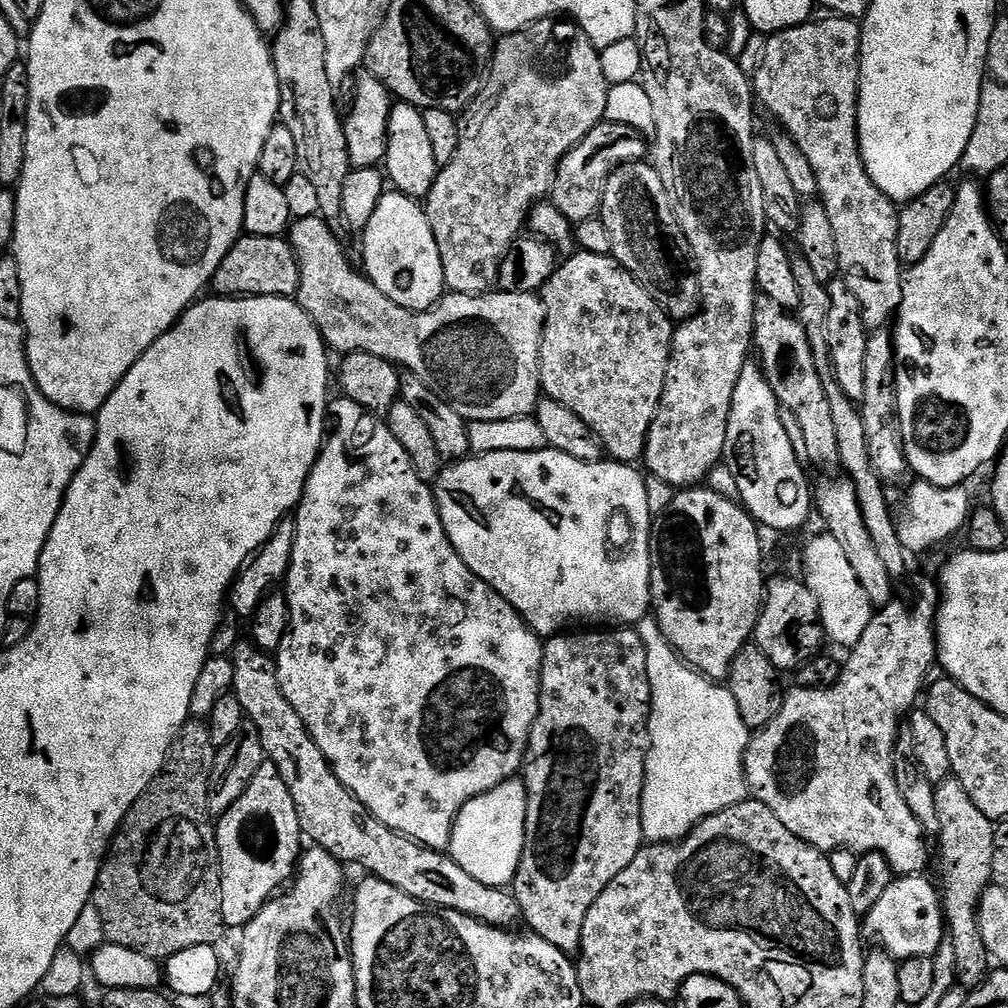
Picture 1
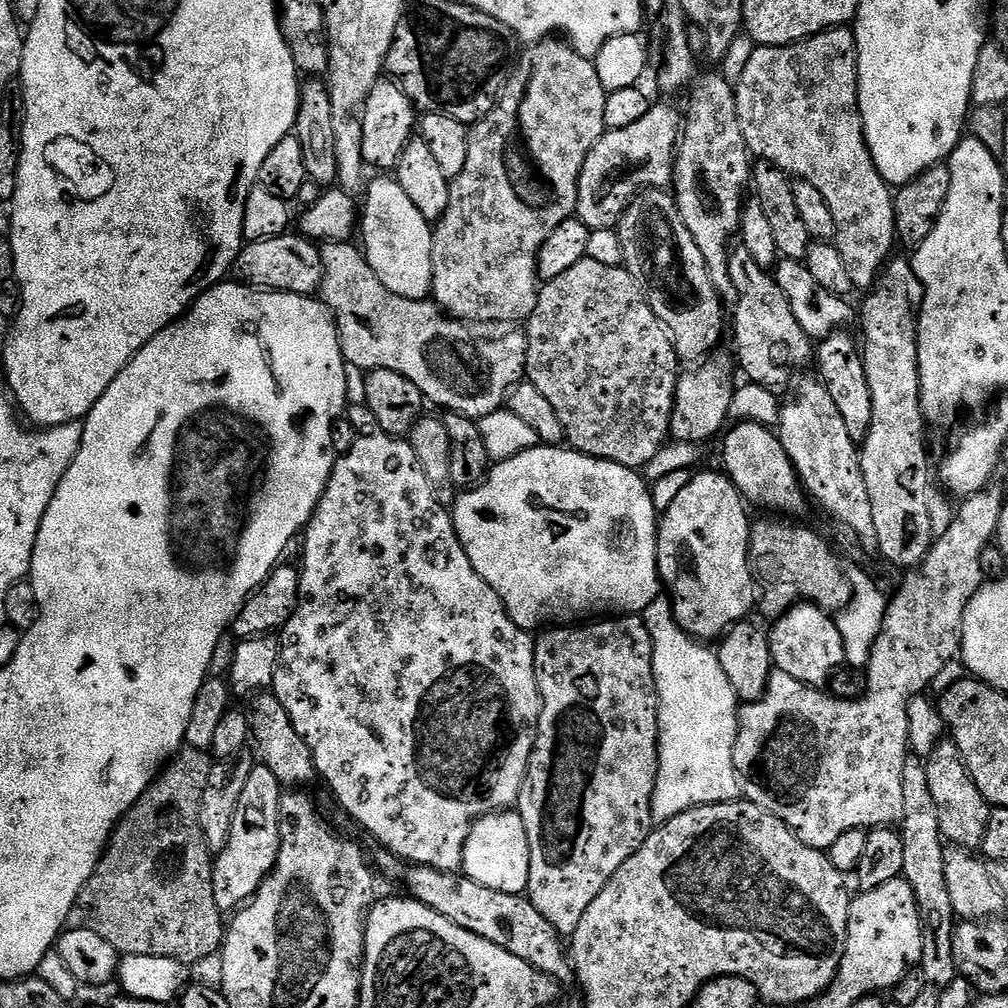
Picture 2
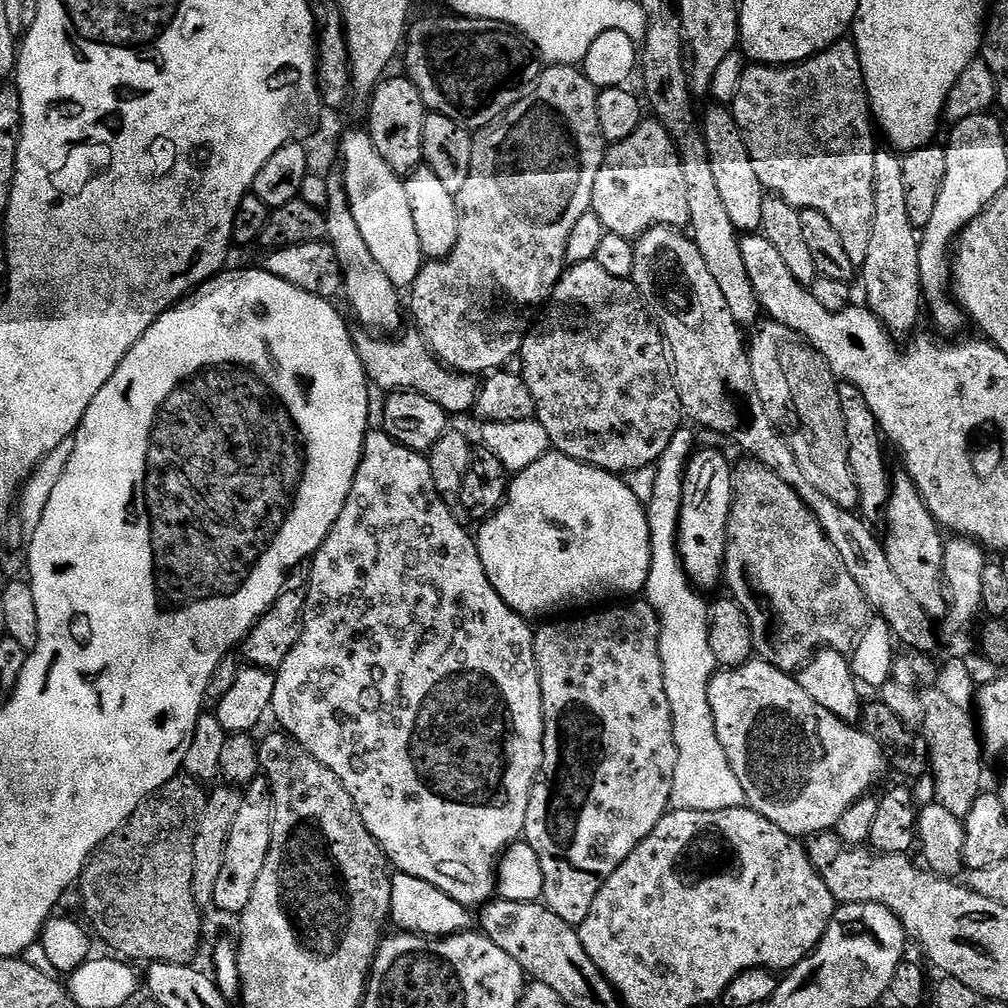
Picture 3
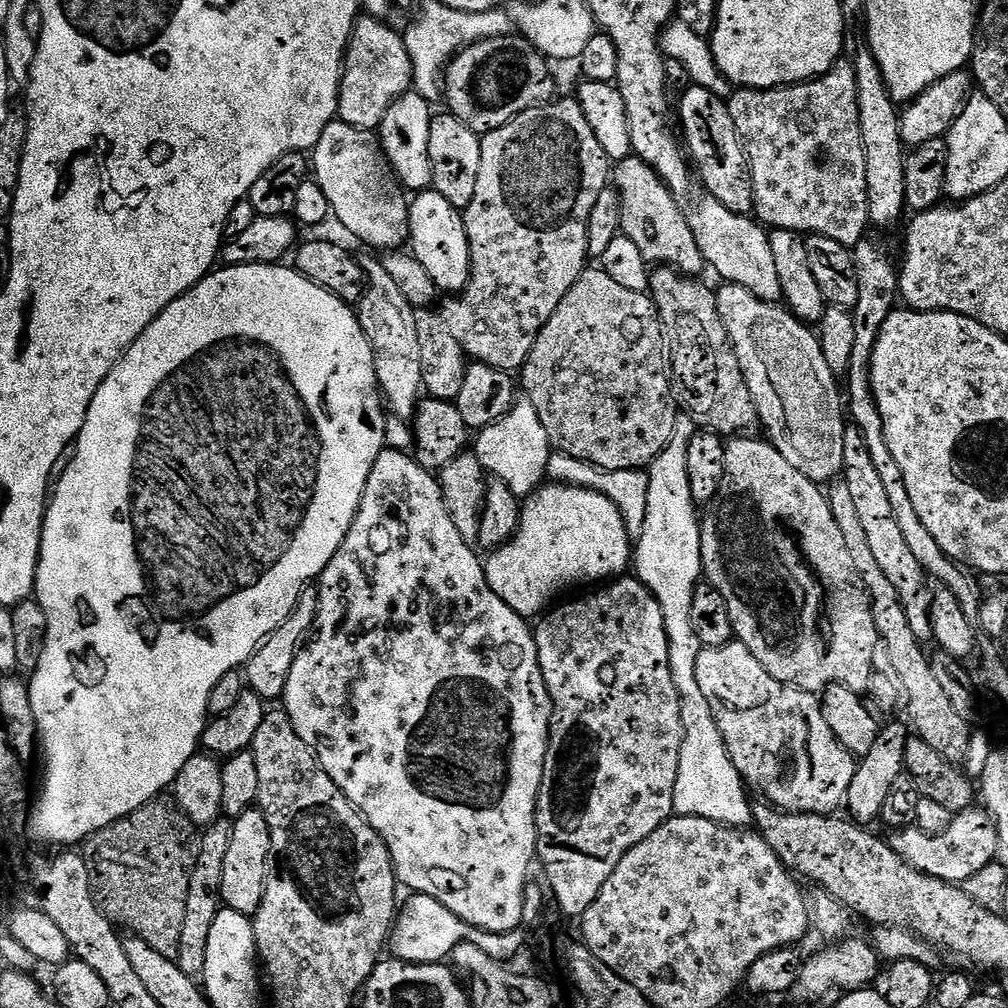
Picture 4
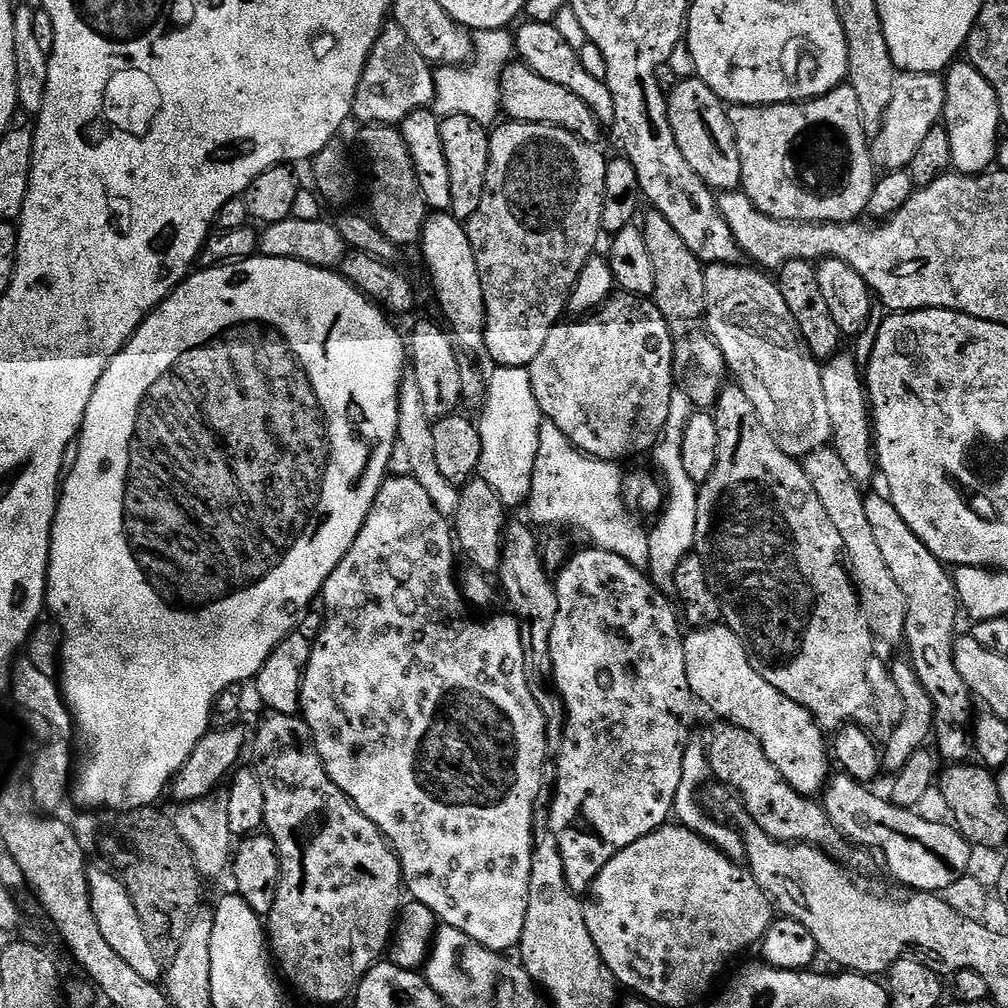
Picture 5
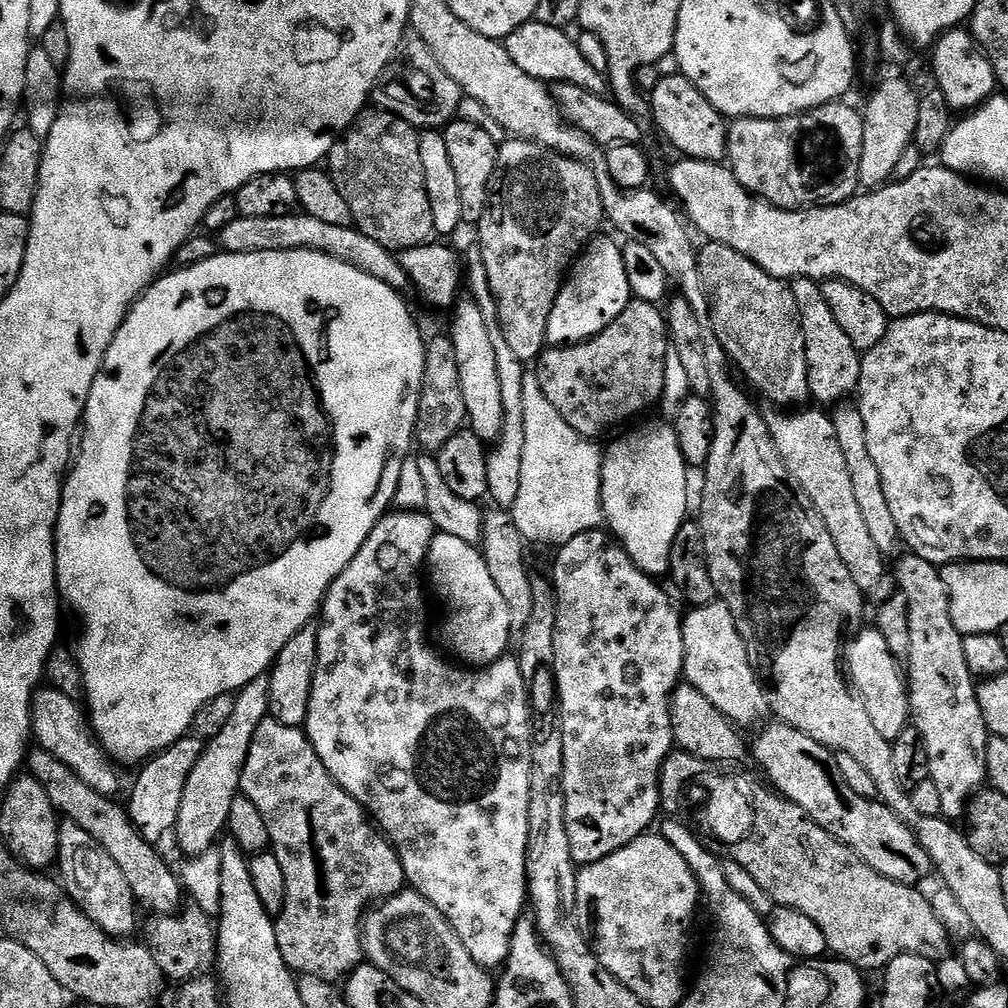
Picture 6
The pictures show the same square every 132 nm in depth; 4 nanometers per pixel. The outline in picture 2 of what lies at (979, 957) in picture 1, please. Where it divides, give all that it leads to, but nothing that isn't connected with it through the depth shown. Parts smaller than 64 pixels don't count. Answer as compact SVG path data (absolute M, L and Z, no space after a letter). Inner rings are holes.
M951 738L941 740L934 754L927 757L926 763L926 778L930 782L930 791L938 809L938 826L945 841L965 850L979 849L984 842L986 822L990 822L992 808L982 790L974 786L958 746Z

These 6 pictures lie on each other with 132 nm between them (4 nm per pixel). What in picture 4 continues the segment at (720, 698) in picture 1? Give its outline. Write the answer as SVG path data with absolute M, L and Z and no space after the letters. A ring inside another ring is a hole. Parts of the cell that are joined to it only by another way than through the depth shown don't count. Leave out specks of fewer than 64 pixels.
M680 414L676 417L676 425L674 426L674 434L670 438L670 442L666 446L666 450L662 450L662 454L658 454L658 458L648 465L646 471L648 481L650 482L650 495L646 497L646 526L642 526L642 534L638 537L634 544L634 572L635 575L646 585L652 592L652 596L662 606L662 618L666 622L666 634L668 635L668 649L670 650L670 670L674 678L674 686L680 695L680 709L682 710L682 726L684 727L684 741L682 742L682 754L680 755L680 765L678 766L678 782L674 786L674 806L673 813L678 816L697 816L698 818L706 818L713 820L719 824L726 824L729 828L748 828L753 823L752 805L753 801L748 800L750 795L749 789L746 787L745 781L741 780L738 770L734 766L734 762L728 753L726 742L722 738L722 734L718 730L718 722L714 722L714 714L710 710L710 702L706 702L705 696L702 695L702 689L698 686L698 674L696 673L696 663L698 662L698 654L702 647L698 634L694 634L694 622L690 622L690 606L694 606L694 590L696 585L701 583L703 573L702 554L700 553L700 530L701 517L697 514L698 505L692 491L690 490L690 474L686 470L686 454L690 450L690 442L696 436L698 426L693 422L692 417L687 414Z

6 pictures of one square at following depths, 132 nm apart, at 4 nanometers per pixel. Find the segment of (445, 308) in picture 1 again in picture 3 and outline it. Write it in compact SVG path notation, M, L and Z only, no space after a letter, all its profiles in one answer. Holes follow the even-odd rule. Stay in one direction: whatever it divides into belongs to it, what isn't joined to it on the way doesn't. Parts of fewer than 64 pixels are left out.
M409 330L405 336L397 335L395 338L377 338L372 334L364 334L356 340L356 349L364 367L364 373L369 381L380 388L387 390L411 390L420 392L430 402L438 402L445 412L471 413L476 404L478 384L471 375L462 372L453 372L444 367L428 350L424 337L415 330ZM376 339L376 340L375 340ZM396 339L397 340L392 340Z

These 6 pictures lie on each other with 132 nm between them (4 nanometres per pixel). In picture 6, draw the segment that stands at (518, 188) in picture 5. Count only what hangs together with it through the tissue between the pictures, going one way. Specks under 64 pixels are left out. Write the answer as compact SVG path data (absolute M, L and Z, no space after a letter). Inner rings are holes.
M515 138L505 139L499 149L492 190L488 194L488 209L478 225L478 247L482 250L482 262L486 262L486 274L490 274L502 334L510 350L514 350L515 356L522 361L536 362L548 344L546 326L550 326L550 310L554 310L554 302L558 302L564 281L572 265L580 259L580 253L601 231L600 223L605 223L604 203L596 173L580 160Z

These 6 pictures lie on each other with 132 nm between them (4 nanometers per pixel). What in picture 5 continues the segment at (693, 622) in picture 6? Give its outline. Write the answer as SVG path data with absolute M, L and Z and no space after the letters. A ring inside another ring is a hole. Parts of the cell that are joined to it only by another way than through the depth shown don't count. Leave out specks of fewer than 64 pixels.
M723 623L713 624L710 628L698 628L689 631L684 638L684 657L686 658L686 678L690 682L690 690L692 691L693 697L697 701L700 700L709 708L712 712L717 712L721 721L736 724L742 730L746 730L748 735L755 738L758 743L762 746L762 750L766 754L766 758L770 758L770 762L774 762L774 766L778 766L778 774L782 774L782 778L786 778L786 782L794 790L798 790L803 796L815 797L817 794L823 793L829 779L830 771L828 772L828 760L830 764L830 748L826 743L825 733L816 725L816 721L813 720L812 716L809 715L807 710L798 706L790 698L786 698L778 690L774 690L774 686L770 686L770 682L766 682L766 678L762 678L762 674L758 674L758 670L753 666L751 659L748 655L747 648L738 638L738 634L734 634L734 630L730 630Z

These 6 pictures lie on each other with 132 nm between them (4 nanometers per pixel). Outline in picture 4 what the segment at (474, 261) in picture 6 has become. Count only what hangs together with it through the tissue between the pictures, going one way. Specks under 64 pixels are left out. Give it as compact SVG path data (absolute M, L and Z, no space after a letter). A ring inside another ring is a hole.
M526 398L513 404L504 417L490 426L479 429L474 440L474 451L478 462L482 462L489 477L506 482L510 490L521 498L527 498L545 483L548 474L548 459L553 454L552 443L548 440L546 426L538 418L538 410Z

